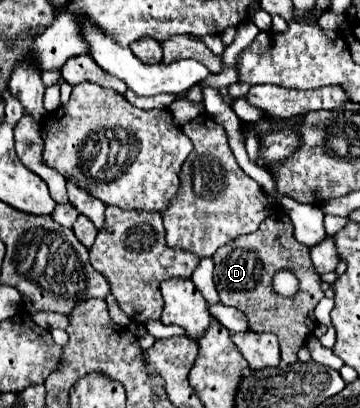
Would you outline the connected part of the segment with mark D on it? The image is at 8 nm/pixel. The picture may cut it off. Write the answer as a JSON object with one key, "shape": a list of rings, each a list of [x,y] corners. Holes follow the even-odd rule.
{"shape":[[[273,212],[263,220],[257,232],[249,236],[235,238],[233,242],[221,246],[213,254],[215,262],[215,288],[221,304],[235,306],[245,312],[249,330],[253,332],[273,332],[279,338],[281,360],[287,364],[297,362],[297,352],[305,346],[307,336],[313,334],[317,320],[313,310],[317,302],[325,296],[321,290],[321,280],[311,264],[309,248],[299,244],[293,236],[293,224],[285,212]],[[279,270],[291,270],[299,280],[299,292],[293,300],[285,300],[273,290],[273,274]]]}

